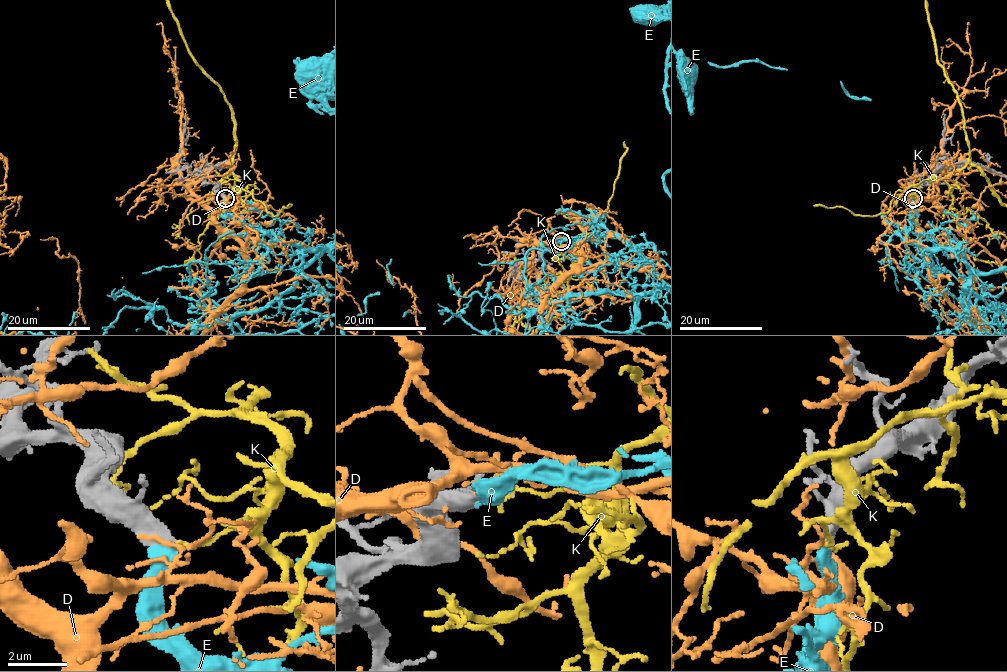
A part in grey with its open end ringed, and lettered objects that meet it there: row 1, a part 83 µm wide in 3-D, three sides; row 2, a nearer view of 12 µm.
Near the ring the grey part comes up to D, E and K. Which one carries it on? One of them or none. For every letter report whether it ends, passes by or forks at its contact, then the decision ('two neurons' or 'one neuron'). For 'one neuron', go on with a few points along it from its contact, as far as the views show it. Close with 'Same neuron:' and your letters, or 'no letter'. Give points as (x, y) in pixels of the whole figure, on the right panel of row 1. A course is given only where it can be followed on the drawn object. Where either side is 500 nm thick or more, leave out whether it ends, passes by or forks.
D: two neurons
E: it ends there; one neuron
K: it ends there; two neurons
Same neuron: E

